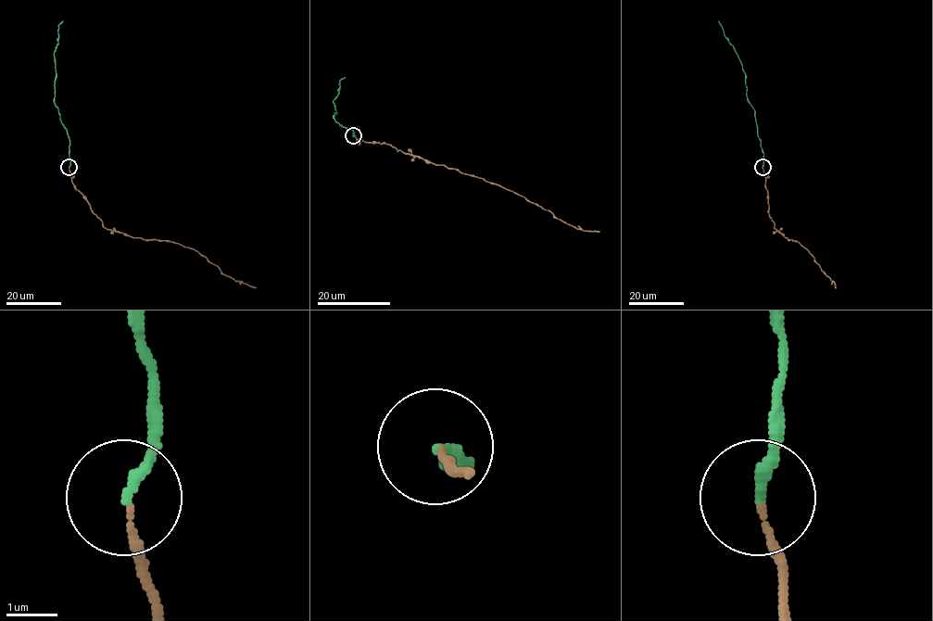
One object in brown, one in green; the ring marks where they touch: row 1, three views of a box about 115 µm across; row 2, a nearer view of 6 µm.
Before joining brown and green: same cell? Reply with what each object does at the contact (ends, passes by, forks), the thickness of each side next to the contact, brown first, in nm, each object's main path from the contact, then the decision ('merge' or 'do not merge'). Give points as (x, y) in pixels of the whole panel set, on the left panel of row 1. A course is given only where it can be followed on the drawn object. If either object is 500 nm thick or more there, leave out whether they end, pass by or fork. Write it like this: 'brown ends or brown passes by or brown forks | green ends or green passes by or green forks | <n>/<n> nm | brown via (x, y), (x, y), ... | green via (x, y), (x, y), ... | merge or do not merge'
brown ends | green ends | 120/220 nm | brown via (69, 168), (73, 186), (105, 227), (133, 237), (171, 241), (192, 248), (223, 273), (256, 287) | green via (69, 167), (69, 140), (54, 102), (56, 72), (54, 53), (58, 25), (62, 20) | merge

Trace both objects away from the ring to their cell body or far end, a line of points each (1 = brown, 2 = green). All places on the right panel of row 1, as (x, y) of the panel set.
1: (762, 168), (769, 216), (774, 227), (788, 240), (798, 241), (806, 248), (835, 283), (836, 287)
2: (762, 167), (763, 152), (757, 134), (755, 111), (746, 95), (745, 72), (718, 20)

